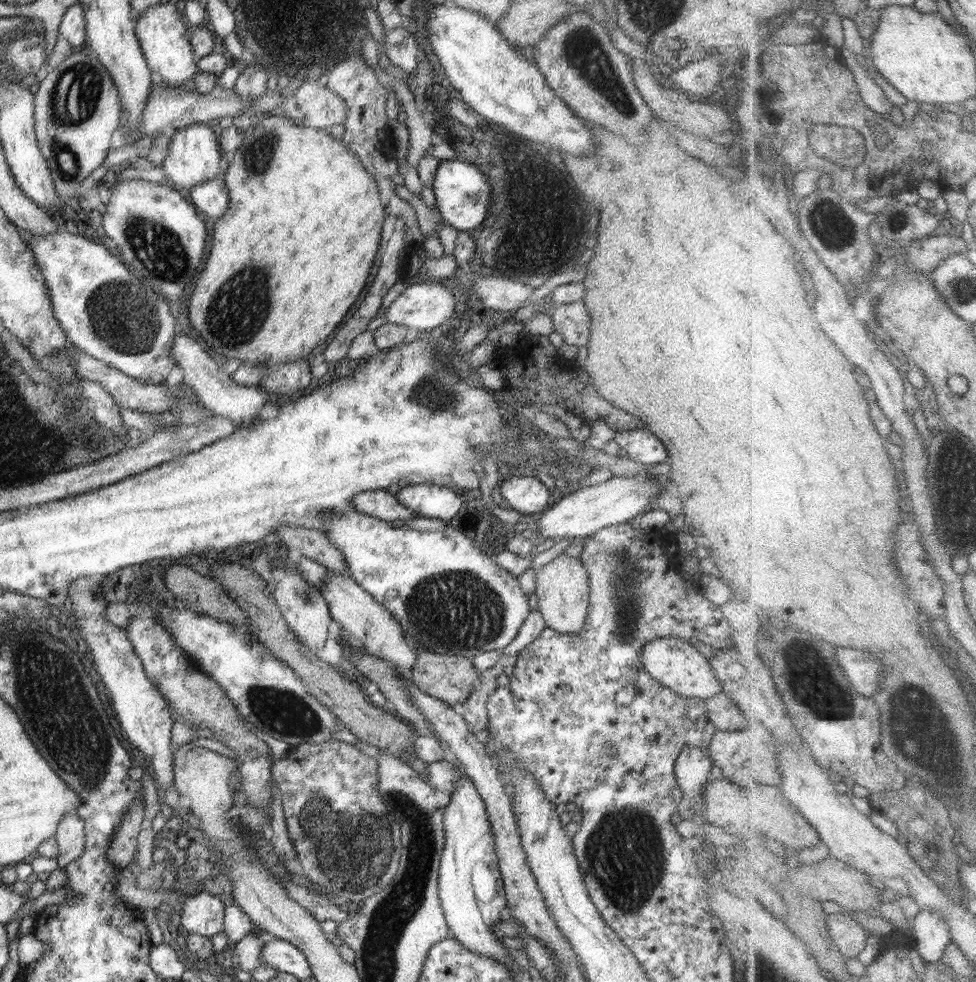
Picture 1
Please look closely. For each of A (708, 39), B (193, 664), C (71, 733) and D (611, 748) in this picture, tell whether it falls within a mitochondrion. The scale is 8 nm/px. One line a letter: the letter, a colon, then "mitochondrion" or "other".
A: other
B: other
C: mitochondrion
D: mitochondrion

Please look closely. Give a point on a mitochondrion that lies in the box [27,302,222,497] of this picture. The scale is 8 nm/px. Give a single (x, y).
(53, 356)

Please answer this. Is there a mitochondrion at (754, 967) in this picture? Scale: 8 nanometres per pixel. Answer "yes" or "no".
yes

